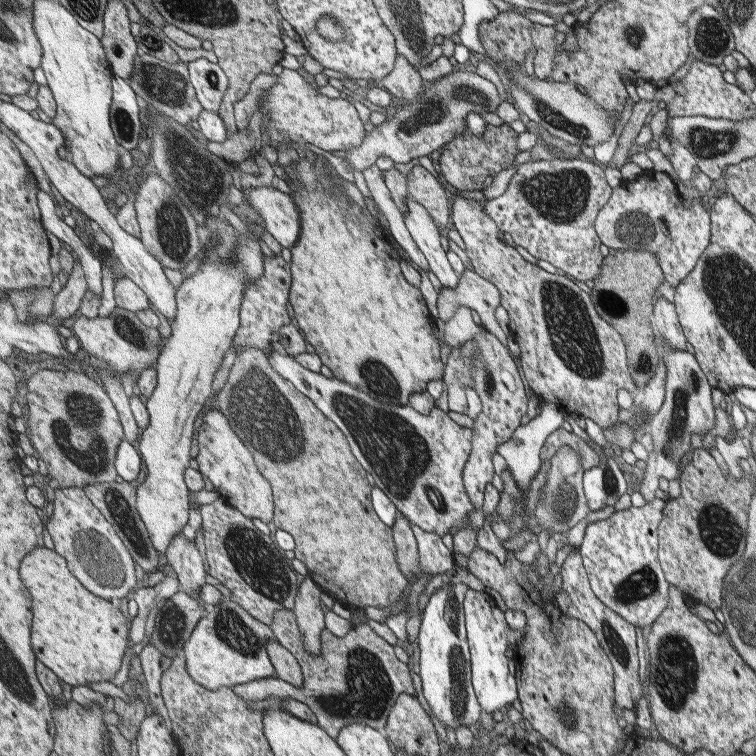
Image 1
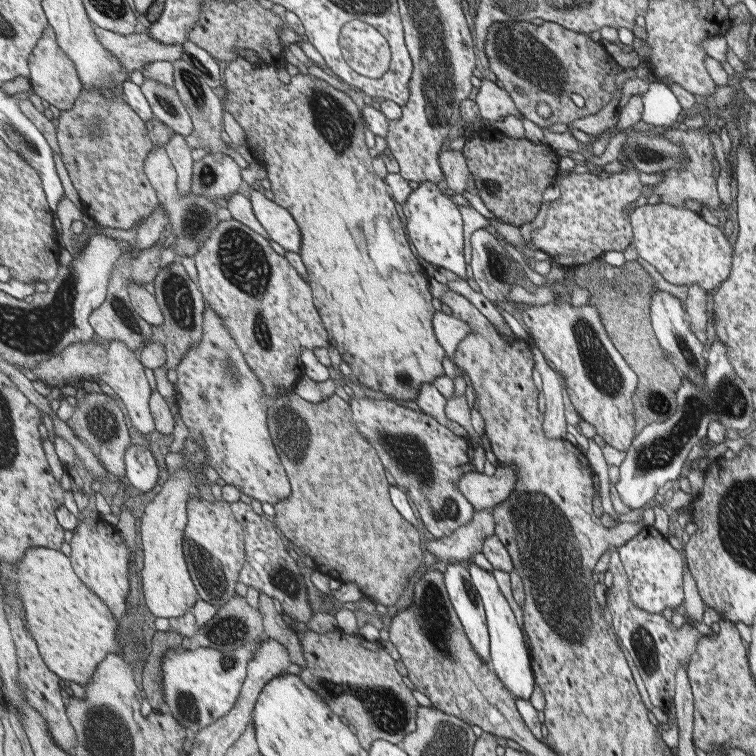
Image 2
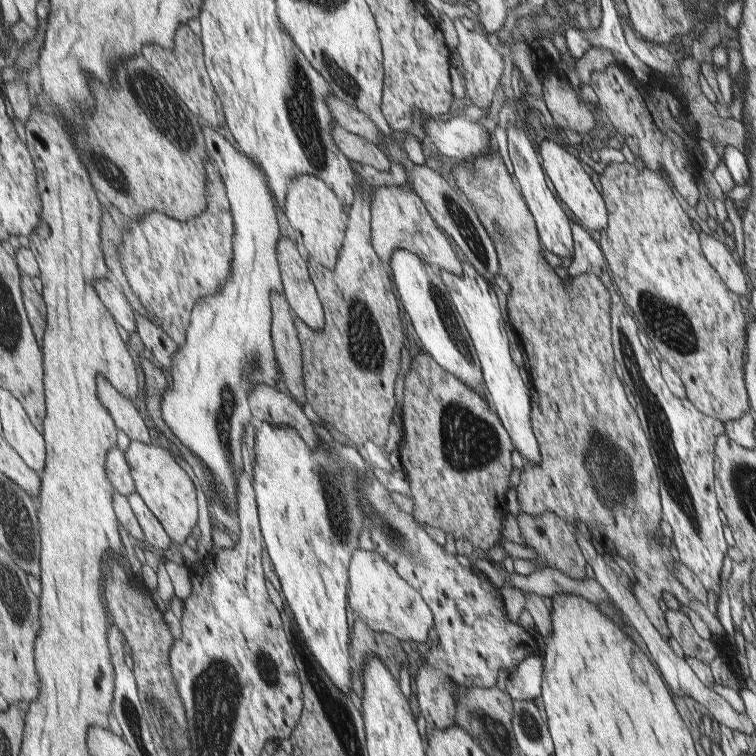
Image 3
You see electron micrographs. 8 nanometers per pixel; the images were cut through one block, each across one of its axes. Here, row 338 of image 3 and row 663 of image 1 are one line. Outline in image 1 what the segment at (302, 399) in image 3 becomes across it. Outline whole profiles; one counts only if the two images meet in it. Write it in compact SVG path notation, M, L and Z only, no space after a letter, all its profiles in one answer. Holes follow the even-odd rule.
M277 640L269 641L267 648L270 659L276 668L277 677L292 685L303 686L305 676L298 658Z

